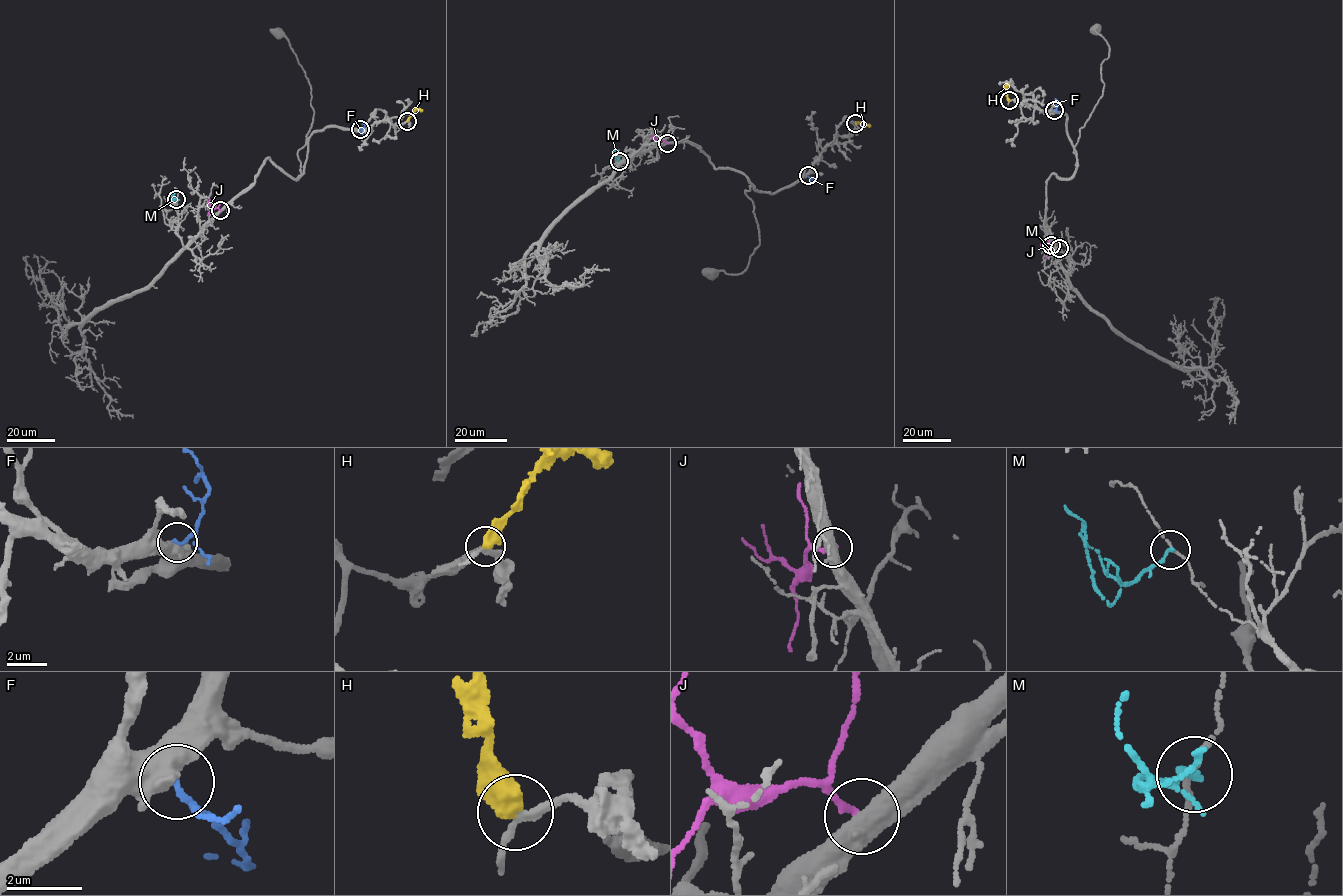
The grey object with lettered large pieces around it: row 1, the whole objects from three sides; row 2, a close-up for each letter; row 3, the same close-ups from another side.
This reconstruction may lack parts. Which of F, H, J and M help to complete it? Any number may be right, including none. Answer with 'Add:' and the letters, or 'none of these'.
Add: none of these

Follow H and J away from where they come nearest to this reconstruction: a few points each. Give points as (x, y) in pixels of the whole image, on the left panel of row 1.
H: (407, 121), (415, 110), (422, 111)
J: (220, 209), (212, 207), (207, 199)

